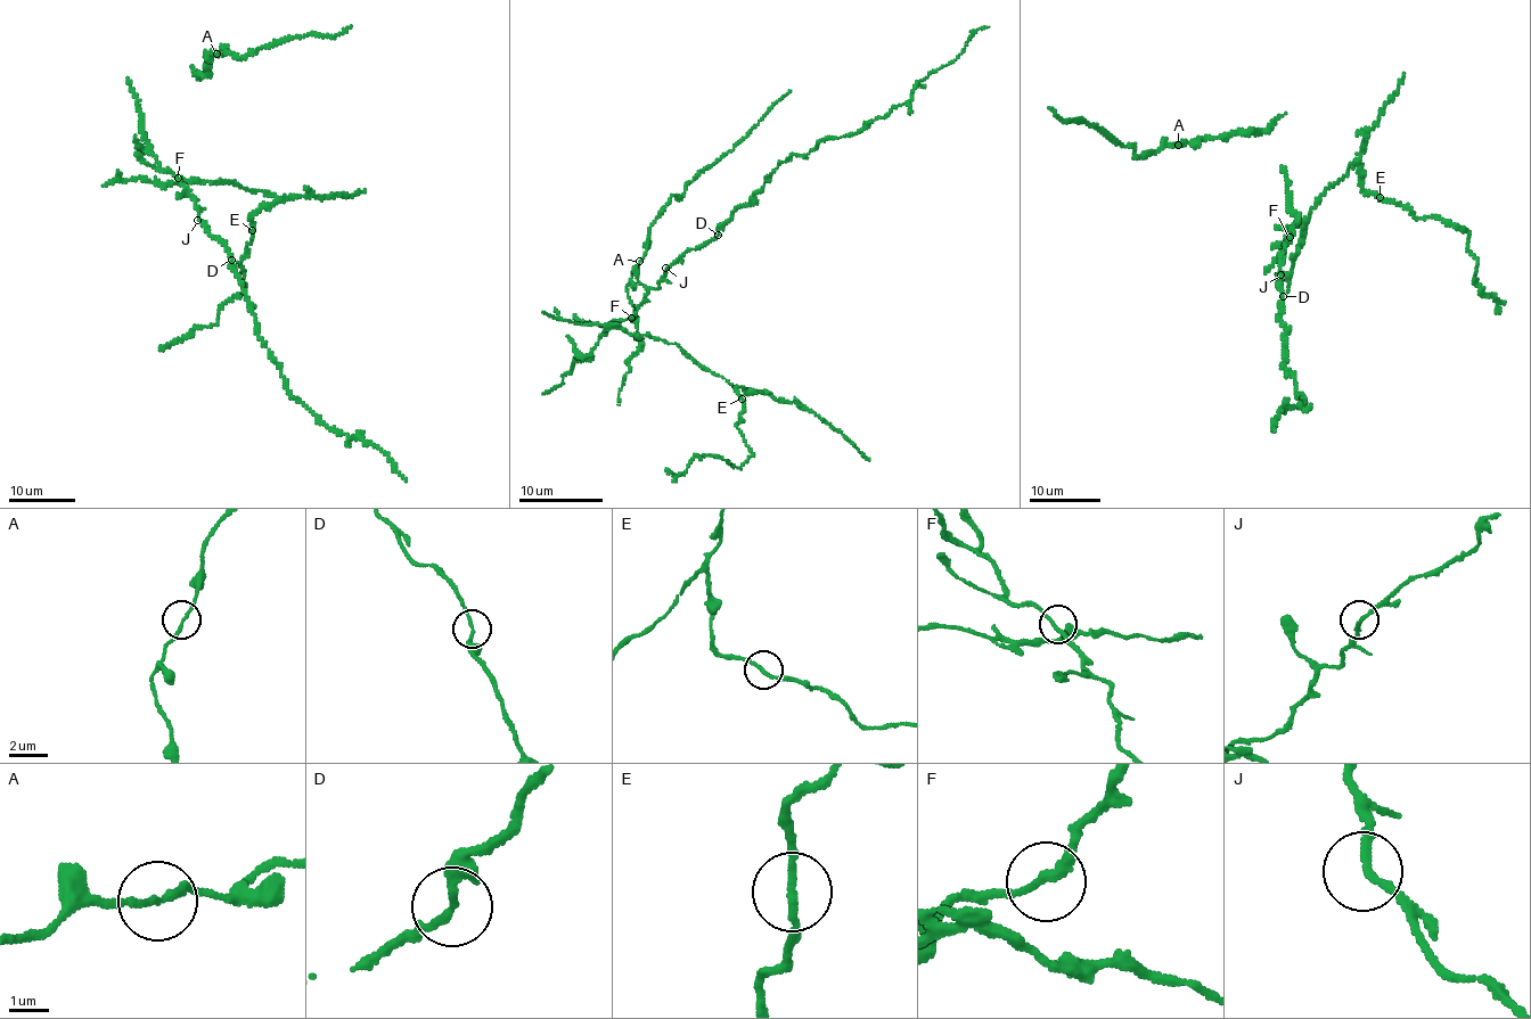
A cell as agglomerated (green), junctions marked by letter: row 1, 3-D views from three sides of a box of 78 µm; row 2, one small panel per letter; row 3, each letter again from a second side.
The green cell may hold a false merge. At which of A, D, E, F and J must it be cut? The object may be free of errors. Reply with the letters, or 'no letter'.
E

